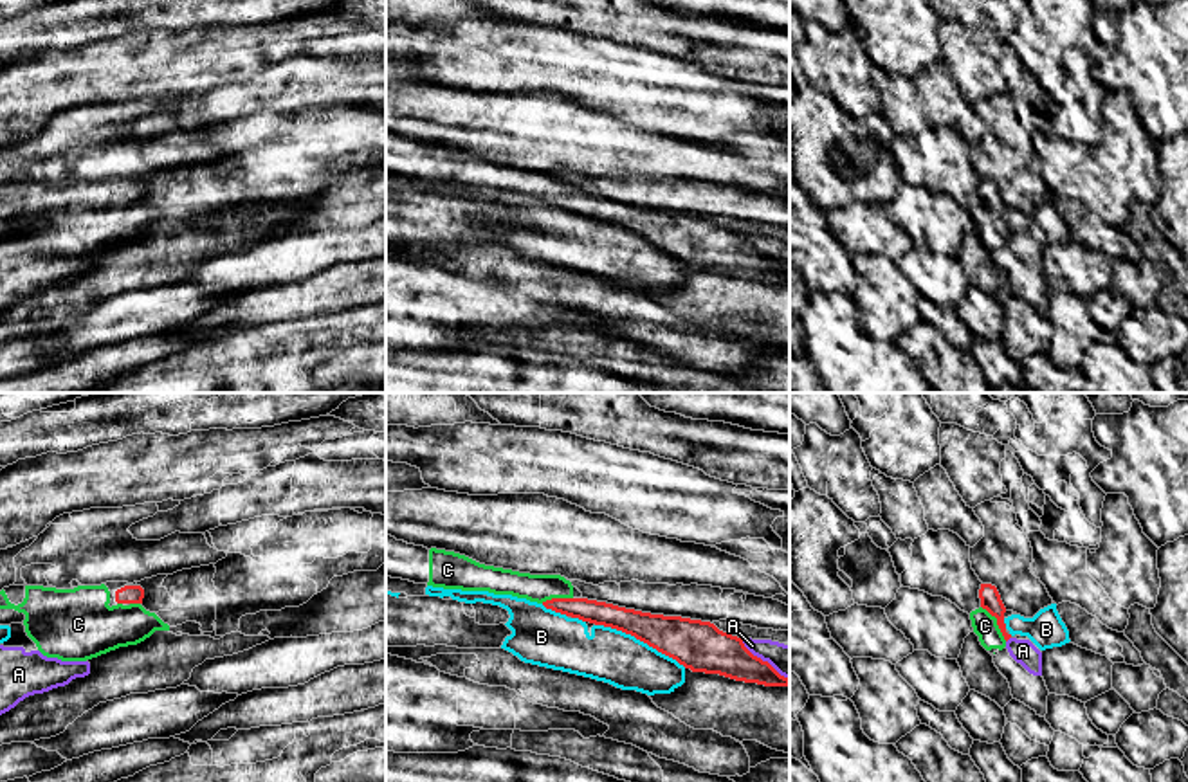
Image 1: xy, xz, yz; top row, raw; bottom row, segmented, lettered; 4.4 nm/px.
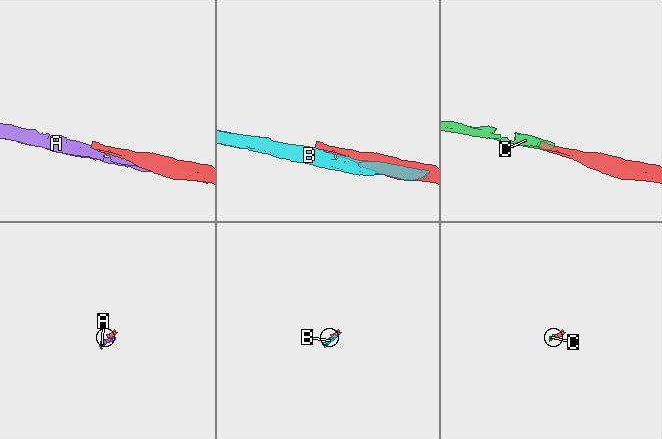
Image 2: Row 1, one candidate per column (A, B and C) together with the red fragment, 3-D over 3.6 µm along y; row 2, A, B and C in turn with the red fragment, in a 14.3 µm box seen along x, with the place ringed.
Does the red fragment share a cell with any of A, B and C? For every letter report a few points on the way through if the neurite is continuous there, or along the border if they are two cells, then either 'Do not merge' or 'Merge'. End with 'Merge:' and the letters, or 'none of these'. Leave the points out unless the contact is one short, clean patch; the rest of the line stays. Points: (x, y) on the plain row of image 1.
A: Do not merge
B: Do not merge
C: Path across: yz (990, 195), (992, 211), (997, 218), (985, 222). Merge
Merge: C

